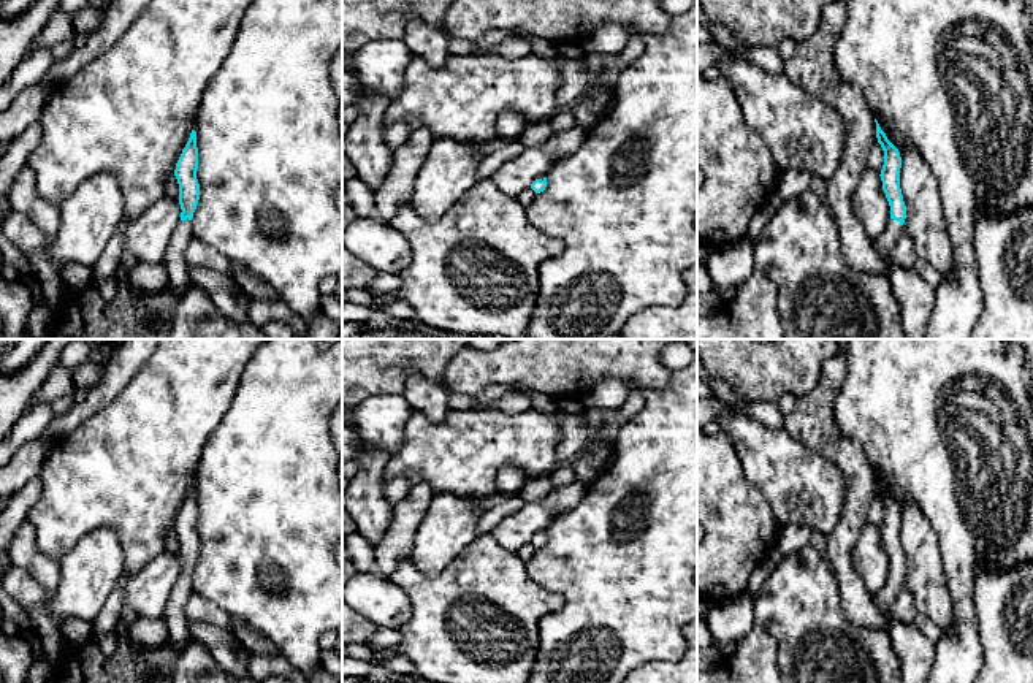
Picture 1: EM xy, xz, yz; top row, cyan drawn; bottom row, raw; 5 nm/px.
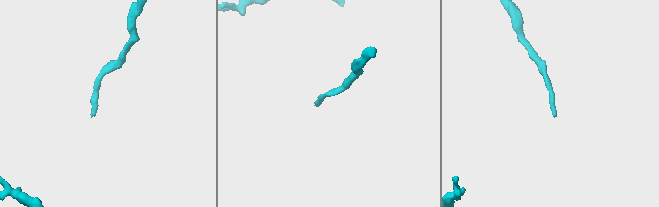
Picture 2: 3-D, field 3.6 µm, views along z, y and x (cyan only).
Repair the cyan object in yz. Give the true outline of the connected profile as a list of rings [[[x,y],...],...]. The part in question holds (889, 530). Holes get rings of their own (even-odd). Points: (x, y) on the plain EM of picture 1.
[[[876,474],[875,477],[876,493],[884,506],[884,520],[879,531],[890,561],[890,575],[886,586],[876,591],[871,601],[889,623],[887,634],[901,664],[903,683],[927,683],[933,664],[933,642],[916,628],[897,621],[890,613],[890,607],[903,588],[906,574],[906,561],[900,544],[901,512]]]

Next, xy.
[[[192,485],[190,493],[182,504],[176,518],[174,531],[179,539],[179,559],[181,559],[181,582],[170,593],[163,612],[163,623],[168,628],[170,642],[176,650],[184,650],[192,640],[189,620],[185,615],[185,604],[193,596],[192,574],[200,555],[200,539],[196,534],[198,525],[198,502],[196,486]]]

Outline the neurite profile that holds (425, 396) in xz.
[[[412,374],[407,377],[404,396],[414,412],[425,415],[434,423],[445,420],[450,412],[448,388],[428,379],[425,374]]]

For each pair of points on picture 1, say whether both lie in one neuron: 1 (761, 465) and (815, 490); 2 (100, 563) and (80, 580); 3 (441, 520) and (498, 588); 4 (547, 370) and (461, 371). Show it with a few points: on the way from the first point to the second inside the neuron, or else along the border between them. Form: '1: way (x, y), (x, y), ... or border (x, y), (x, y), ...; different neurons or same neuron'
1: way (773, 465), (781, 466), (802, 487); same neuron
2: way (95, 564), (84, 576); same neuron
3: border (477, 536), (439, 574); different neurons
4: way (526, 370), (482, 371); same neuron

